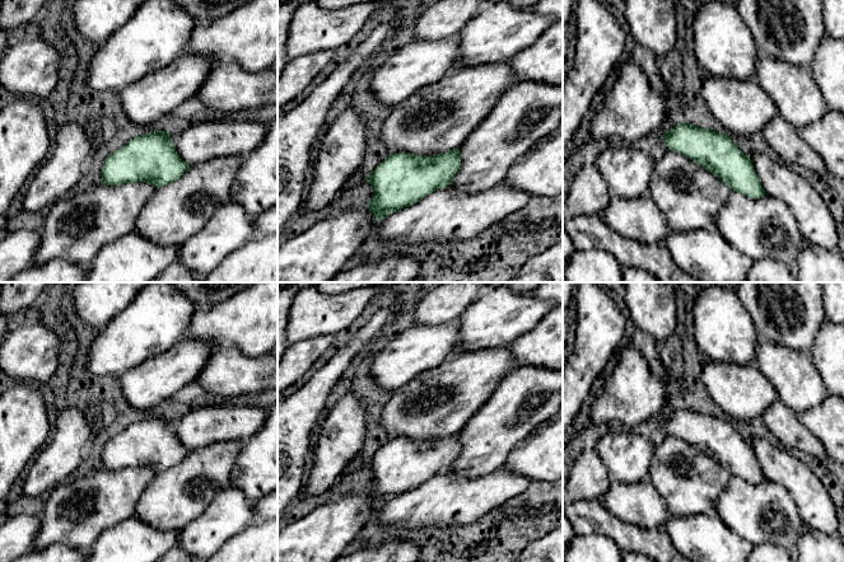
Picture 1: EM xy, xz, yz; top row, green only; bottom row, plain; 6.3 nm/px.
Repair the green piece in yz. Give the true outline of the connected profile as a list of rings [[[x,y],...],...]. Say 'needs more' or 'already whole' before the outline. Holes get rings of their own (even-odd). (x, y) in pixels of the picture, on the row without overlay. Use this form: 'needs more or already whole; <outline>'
already whole; [[[677,408],[662,423],[668,435],[704,451],[731,476],[751,483],[765,479],[750,442],[727,420],[691,408]]]

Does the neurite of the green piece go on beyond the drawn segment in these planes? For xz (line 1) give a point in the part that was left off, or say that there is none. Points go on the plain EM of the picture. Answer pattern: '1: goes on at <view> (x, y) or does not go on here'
1: does not go on here

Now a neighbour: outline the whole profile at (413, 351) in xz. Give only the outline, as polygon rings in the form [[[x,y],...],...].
[[[457,320],[437,326],[412,324],[368,359],[363,373],[369,374],[379,388],[395,393],[419,374],[452,357],[458,341]]]

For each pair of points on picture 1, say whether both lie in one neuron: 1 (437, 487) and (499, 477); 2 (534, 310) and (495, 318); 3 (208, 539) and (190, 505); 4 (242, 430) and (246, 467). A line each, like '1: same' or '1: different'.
1: same
2: same
3: different
4: different

